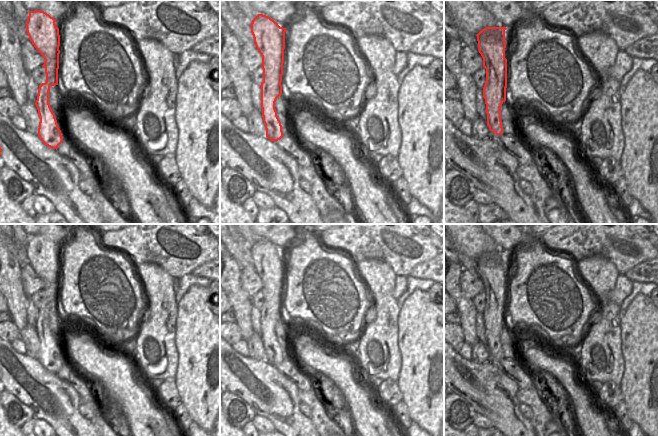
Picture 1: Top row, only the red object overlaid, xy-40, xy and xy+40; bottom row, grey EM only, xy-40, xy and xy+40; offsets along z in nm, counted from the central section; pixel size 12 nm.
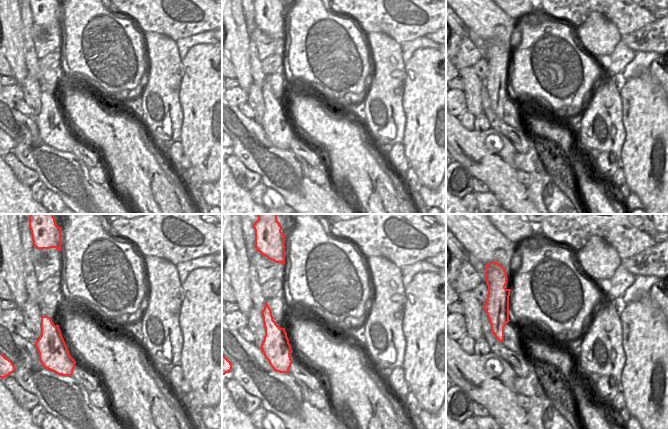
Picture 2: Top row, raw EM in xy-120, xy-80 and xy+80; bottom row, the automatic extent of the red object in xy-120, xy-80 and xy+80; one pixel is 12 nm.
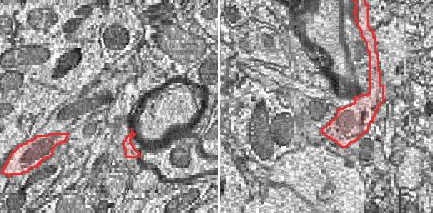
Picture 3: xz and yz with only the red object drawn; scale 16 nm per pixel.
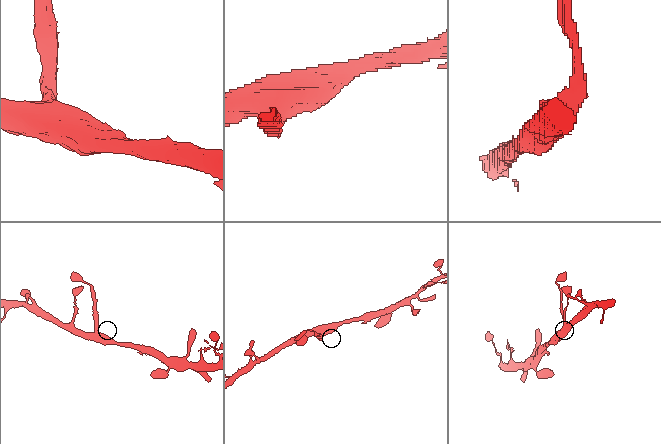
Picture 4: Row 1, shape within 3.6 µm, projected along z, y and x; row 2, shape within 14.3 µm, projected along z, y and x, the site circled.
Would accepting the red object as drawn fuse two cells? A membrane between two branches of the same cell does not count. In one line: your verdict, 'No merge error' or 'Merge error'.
Merge error.

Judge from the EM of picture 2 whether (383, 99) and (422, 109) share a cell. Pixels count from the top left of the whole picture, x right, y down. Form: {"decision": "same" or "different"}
{"decision": "different"}

